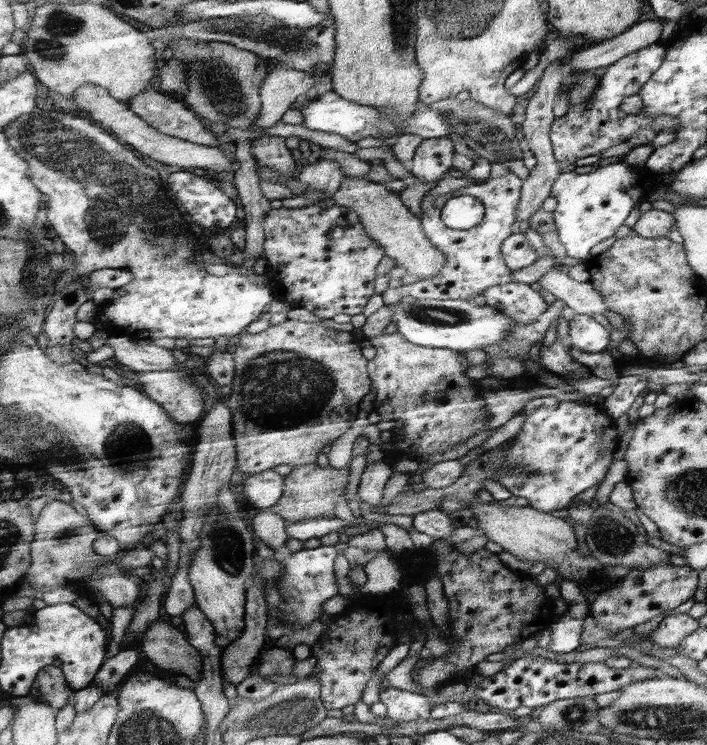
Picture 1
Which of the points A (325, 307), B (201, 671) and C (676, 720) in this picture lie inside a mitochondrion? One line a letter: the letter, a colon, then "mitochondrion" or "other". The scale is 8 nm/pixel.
A: other
B: other
C: mitochondrion

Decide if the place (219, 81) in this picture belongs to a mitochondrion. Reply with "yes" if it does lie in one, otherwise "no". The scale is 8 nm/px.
yes

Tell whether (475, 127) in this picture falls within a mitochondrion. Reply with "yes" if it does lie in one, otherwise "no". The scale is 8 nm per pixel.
yes

